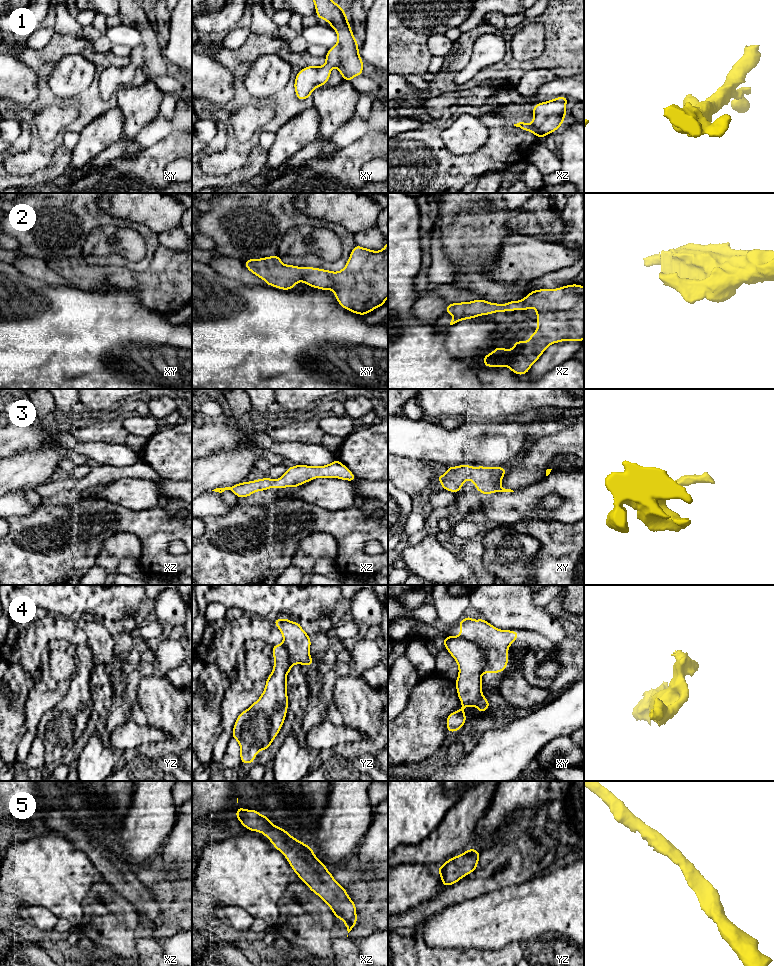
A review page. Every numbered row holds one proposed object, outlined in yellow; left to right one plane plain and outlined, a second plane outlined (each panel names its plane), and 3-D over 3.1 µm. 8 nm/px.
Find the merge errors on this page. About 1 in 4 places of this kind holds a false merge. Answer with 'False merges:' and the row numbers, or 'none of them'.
False merges: 4

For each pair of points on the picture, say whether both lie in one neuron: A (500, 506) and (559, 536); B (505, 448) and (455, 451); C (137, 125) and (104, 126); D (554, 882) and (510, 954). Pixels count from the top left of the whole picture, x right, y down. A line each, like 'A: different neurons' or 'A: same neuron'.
A: different neurons
B: same neuron
C: different neurons
D: different neurons

